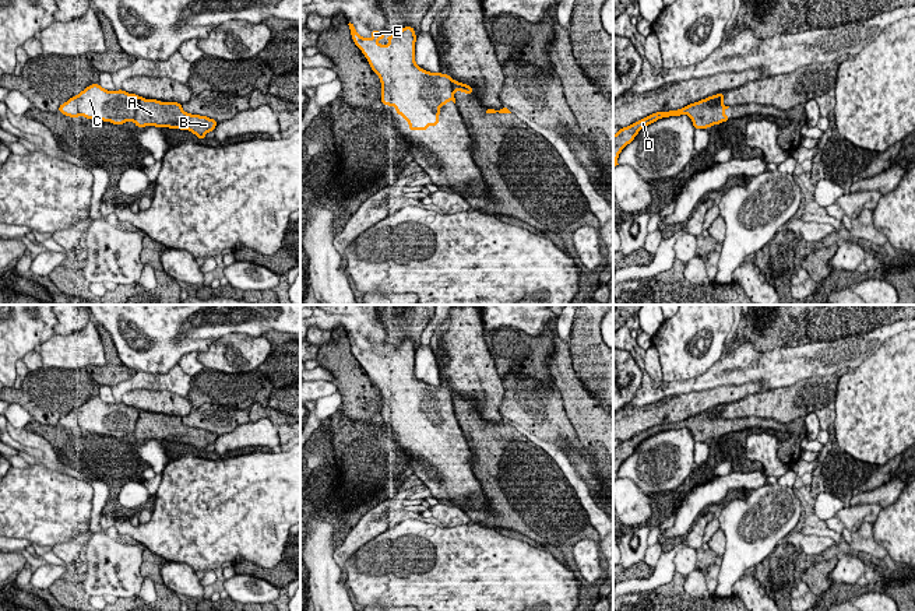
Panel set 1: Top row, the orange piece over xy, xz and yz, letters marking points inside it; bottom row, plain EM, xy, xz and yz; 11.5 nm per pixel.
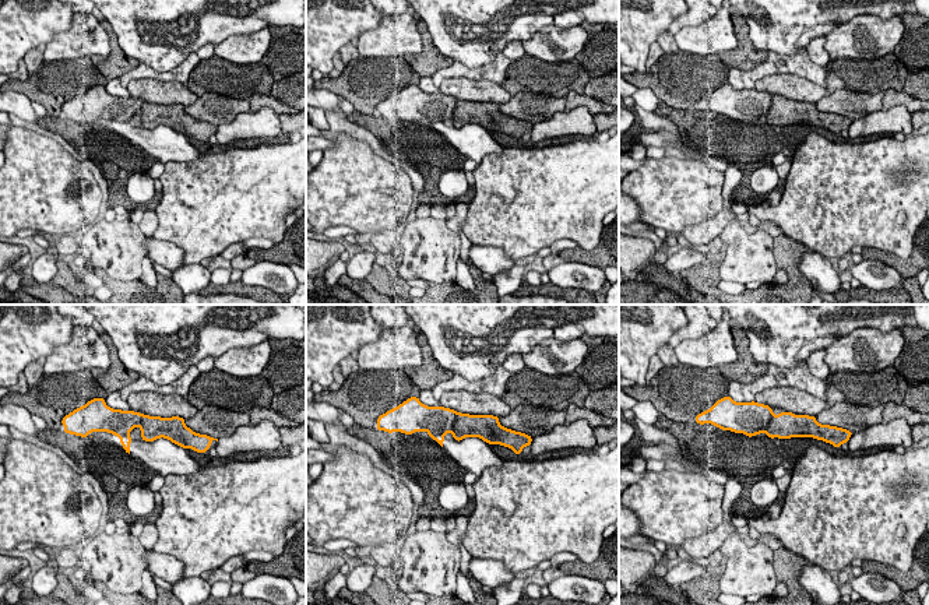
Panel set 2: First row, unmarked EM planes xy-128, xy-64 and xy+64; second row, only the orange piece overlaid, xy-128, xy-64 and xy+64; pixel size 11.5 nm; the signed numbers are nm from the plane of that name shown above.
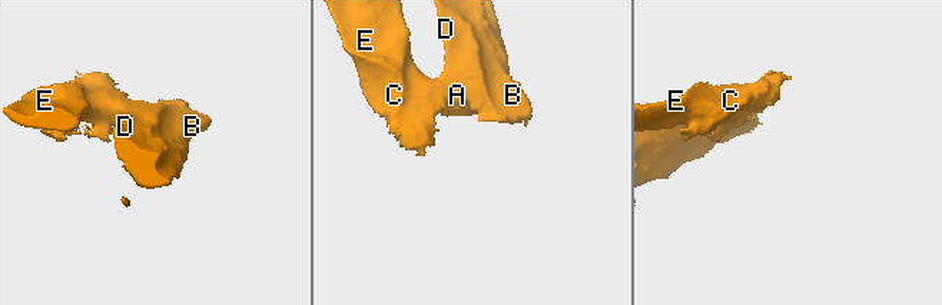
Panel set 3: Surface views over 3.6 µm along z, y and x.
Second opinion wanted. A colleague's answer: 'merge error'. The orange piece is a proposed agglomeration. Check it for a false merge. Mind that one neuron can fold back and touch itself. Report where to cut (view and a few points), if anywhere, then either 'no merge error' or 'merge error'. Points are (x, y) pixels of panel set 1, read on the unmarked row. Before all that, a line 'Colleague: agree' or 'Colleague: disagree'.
Colleague: agree
xy (140, 410), (133, 434) | merge error

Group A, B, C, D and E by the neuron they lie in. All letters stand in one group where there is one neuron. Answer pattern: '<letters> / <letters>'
A B D / C E

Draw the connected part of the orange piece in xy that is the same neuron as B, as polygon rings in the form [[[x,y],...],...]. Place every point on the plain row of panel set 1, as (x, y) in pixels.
[[[140,410],[134,436],[137,440],[155,439],[189,443],[198,453],[203,453],[208,445],[214,445],[218,438],[217,433],[207,429],[184,425],[182,417],[144,412],[142,410]]]

